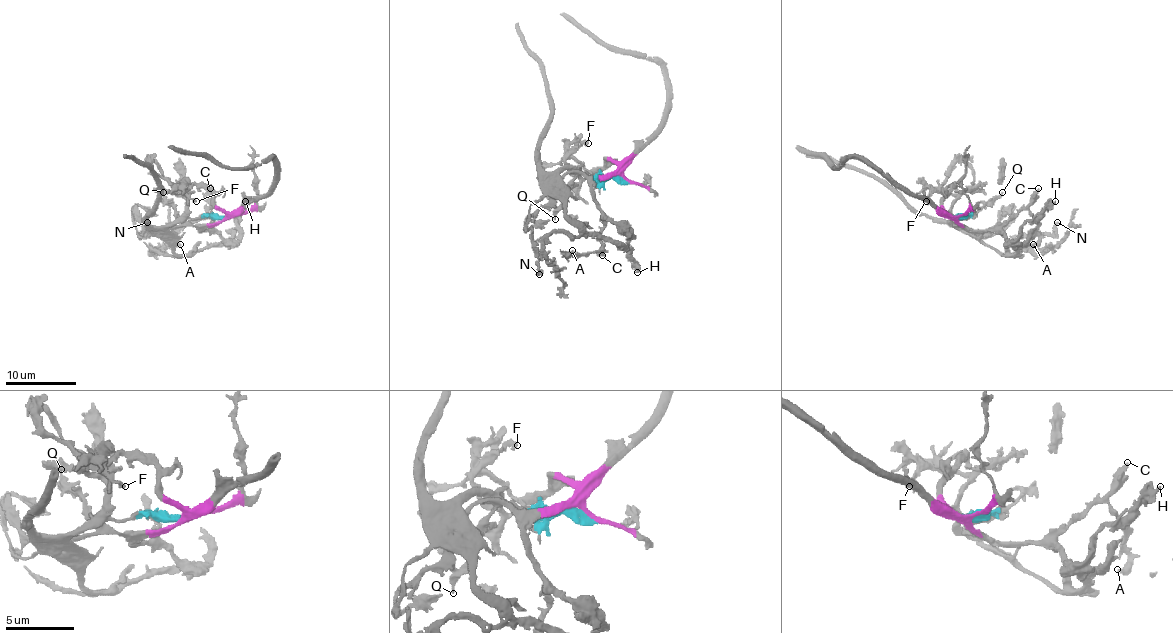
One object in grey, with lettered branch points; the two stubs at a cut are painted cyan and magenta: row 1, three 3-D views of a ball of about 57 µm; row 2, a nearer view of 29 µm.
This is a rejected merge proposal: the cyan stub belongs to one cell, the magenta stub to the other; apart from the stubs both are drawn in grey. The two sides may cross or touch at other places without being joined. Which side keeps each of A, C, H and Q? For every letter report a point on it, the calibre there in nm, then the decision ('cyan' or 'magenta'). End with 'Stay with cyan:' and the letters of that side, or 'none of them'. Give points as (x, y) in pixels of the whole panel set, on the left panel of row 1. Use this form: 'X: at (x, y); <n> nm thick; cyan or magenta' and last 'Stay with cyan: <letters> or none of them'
A: at (180, 244); 320 nm thick; magenta
C: at (210, 188); 340 nm thick; magenta
H: at (245, 201); 440 nm thick; magenta
Q: at (163, 192); 180 nm thick; magenta
Stay with cyan: none of them

